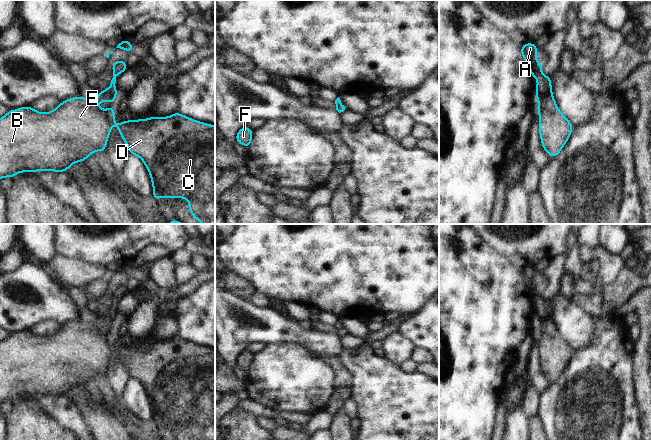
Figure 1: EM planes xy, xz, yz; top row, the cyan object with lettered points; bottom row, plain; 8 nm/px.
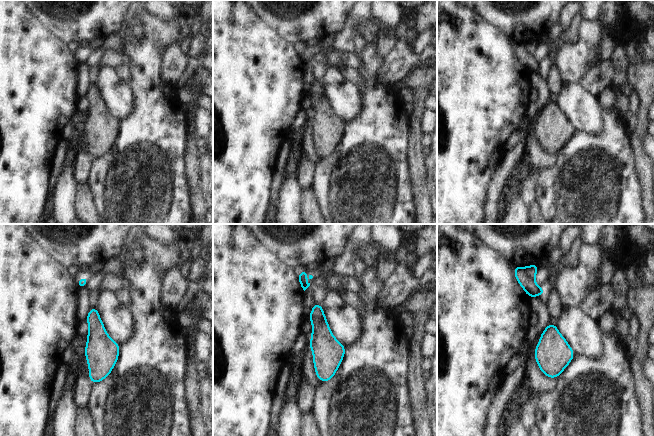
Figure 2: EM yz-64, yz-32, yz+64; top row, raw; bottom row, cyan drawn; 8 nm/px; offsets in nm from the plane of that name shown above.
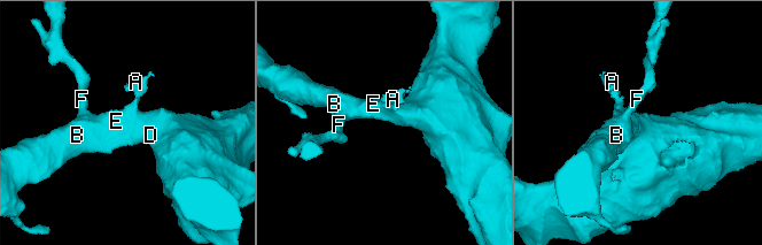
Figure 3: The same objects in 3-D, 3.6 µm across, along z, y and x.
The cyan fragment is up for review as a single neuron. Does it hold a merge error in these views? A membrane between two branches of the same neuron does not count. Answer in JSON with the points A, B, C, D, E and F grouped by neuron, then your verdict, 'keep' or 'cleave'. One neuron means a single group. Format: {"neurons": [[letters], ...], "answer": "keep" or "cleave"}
{"neurons": [["A", "B", "C", "D", "E", "F"]], "answer": "keep"}

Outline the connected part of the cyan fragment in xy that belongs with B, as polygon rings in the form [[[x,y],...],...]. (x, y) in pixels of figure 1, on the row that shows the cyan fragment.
[[[125,60],[113,62],[113,78],[110,87],[104,91],[97,91],[96,100],[78,95],[61,101],[57,108],[47,113],[38,112],[30,106],[9,110],[6,115],[0,118],[0,179],[12,178],[20,172],[45,170],[66,172],[72,164],[85,161],[94,151],[105,153],[110,129],[115,124],[128,146],[129,154],[138,156],[149,171],[153,185],[152,198],[155,200],[159,200],[161,197],[185,198],[190,202],[187,209],[191,211],[193,218],[203,224],[215,224],[215,126],[198,122],[177,111],[171,116],[158,119],[152,115],[149,119],[131,119],[115,123],[115,106],[102,111],[97,103],[104,101],[115,103],[117,97],[116,77],[127,69]]]

